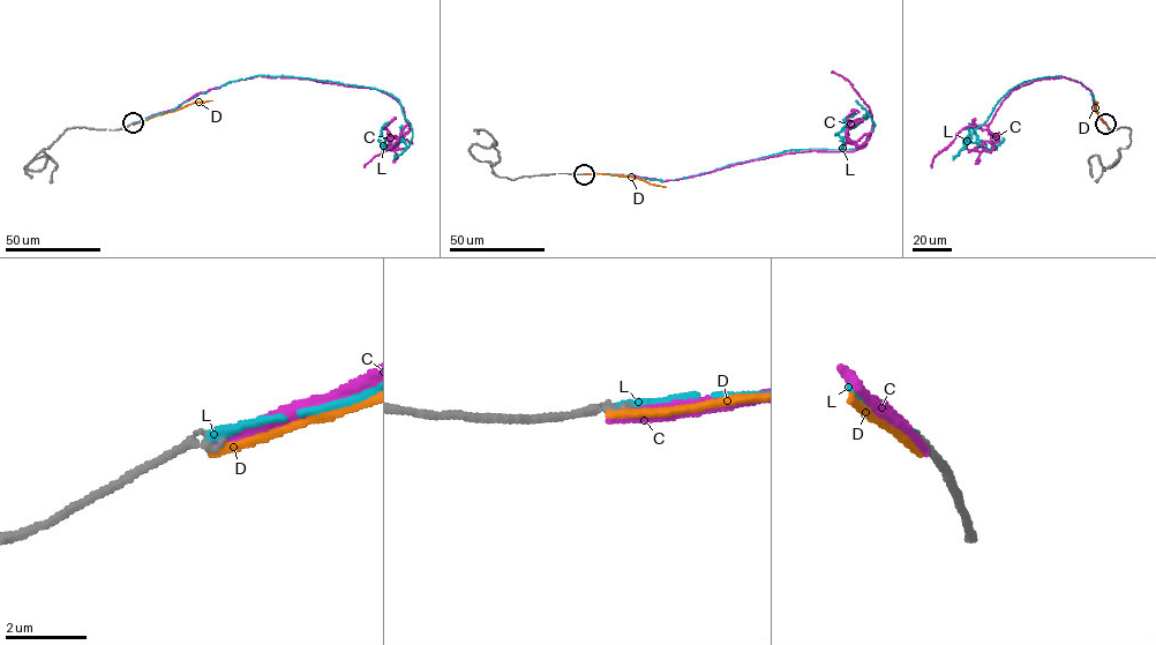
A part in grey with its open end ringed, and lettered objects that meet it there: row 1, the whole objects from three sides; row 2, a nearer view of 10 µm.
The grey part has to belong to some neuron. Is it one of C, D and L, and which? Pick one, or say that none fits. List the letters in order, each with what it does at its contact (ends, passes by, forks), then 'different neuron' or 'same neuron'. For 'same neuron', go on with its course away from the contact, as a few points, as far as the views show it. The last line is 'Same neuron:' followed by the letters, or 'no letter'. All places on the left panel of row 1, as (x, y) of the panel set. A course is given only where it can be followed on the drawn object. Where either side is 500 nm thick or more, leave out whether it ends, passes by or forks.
C: it ends there; different neuron
D: it ends there; different neuron
L: it ends there; same neuron; it runs (133, 124), (262, 75), (390, 94), (411, 126), (408, 147), (402, 140), (387, 149), (381, 130), (388, 122)
Same neuron: L

